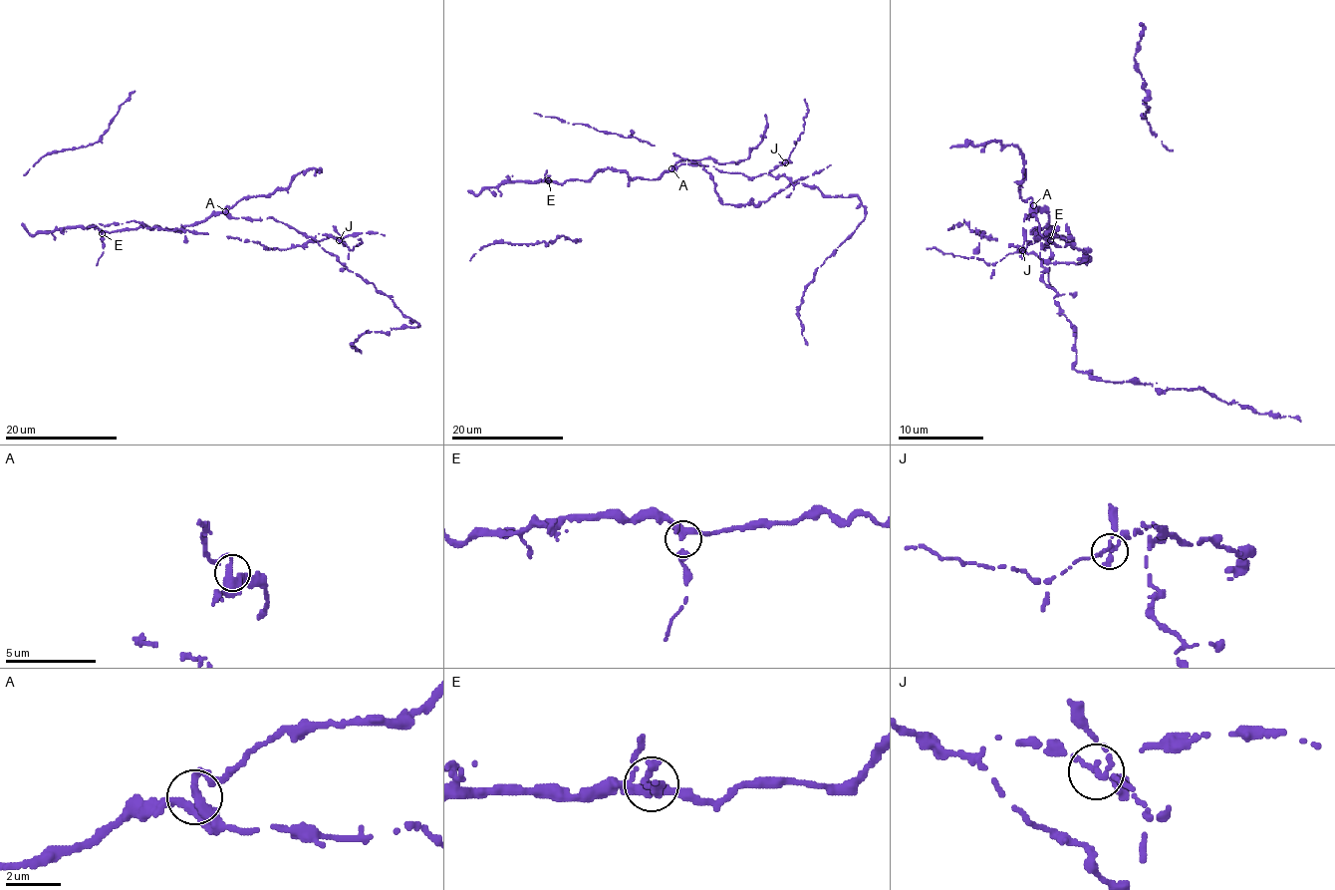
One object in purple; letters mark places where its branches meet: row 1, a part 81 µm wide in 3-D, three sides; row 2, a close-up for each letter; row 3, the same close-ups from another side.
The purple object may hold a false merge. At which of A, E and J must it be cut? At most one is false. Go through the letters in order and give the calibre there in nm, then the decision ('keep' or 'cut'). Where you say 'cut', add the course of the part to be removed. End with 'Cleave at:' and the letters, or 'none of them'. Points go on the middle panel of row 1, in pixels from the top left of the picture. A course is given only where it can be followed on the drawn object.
A: 320 nm thick; keep
E: 280 nm thick; keep
J: 180 nm thick; cut; foreign part runs (784, 161), (803, 133), (803, 118), (808, 111), (804, 99)
Cleave at: J

